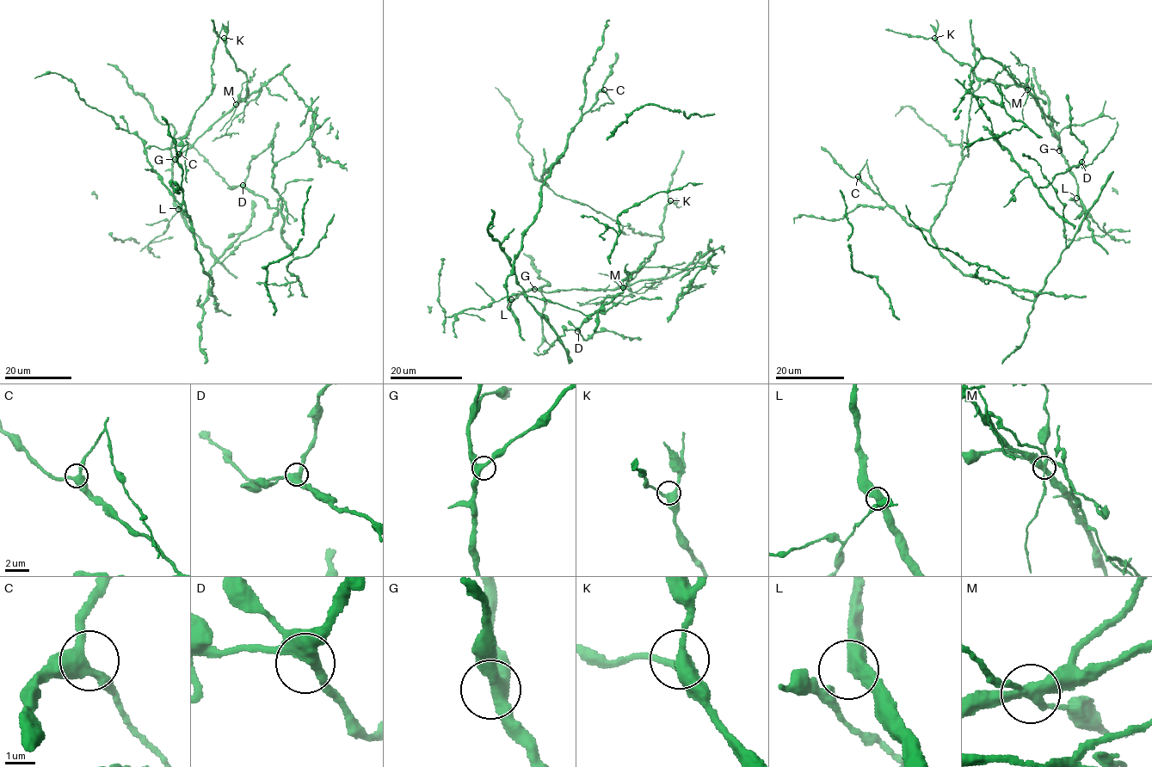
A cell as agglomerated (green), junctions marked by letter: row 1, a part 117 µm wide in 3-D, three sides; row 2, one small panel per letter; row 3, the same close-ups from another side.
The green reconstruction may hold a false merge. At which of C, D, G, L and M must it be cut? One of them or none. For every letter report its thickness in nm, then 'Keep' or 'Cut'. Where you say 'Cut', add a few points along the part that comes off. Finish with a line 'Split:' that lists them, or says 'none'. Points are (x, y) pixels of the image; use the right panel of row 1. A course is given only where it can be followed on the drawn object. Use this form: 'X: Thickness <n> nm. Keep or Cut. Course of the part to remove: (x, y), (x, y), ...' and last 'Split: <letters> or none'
C: Thickness 400 nm. Keep
D: Thickness 440 nm. Keep
G: Thickness 340 nm. Keep
L: Thickness 400 nm. Keep
M: Thickness 360 nm. Cut. Course of the part to remove: (1027, 89), (979, 78), (970, 65), (957, 62), (932, 38), (908, 36), (885, 29)
Split: M

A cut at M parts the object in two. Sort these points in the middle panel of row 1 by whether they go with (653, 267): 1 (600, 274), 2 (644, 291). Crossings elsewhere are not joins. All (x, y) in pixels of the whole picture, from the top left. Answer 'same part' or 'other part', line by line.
1: other part
2: other part

